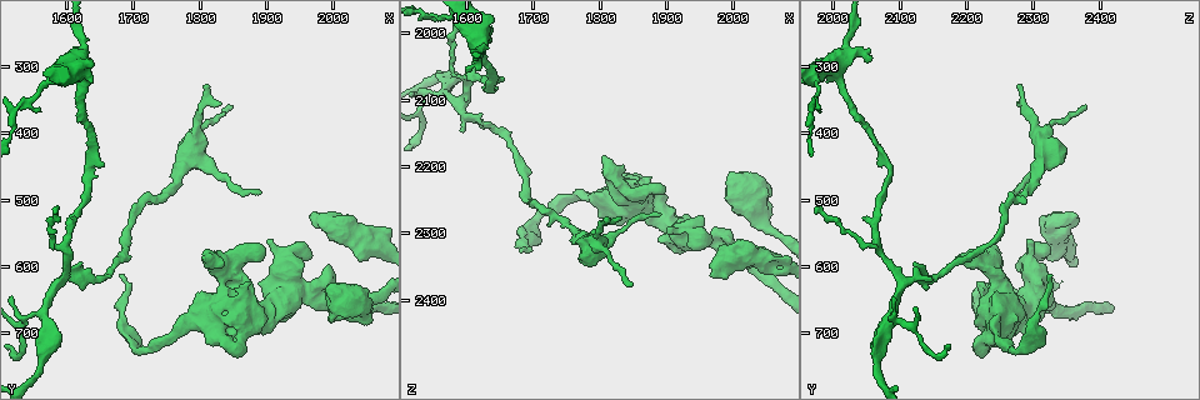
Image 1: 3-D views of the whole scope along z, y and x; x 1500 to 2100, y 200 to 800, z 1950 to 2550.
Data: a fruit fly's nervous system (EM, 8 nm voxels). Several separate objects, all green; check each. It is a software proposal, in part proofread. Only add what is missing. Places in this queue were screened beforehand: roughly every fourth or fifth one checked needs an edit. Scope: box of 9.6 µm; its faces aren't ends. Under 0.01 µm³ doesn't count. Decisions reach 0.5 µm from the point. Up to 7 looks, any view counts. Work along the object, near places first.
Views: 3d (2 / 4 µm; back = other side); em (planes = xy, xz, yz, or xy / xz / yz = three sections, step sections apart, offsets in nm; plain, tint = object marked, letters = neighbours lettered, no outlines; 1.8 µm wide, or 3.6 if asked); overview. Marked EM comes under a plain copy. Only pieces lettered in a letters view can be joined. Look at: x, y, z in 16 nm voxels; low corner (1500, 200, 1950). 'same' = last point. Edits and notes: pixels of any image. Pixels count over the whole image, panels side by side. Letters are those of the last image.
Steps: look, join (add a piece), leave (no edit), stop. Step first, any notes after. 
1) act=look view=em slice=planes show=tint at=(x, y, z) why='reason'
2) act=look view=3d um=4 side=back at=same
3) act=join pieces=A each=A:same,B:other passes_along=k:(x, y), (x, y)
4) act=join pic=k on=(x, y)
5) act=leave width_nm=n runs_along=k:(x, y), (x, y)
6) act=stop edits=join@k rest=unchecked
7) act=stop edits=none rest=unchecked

act=look view=em slice=planes show=letters at=(1600, 290, 2050) why='branch stops here'

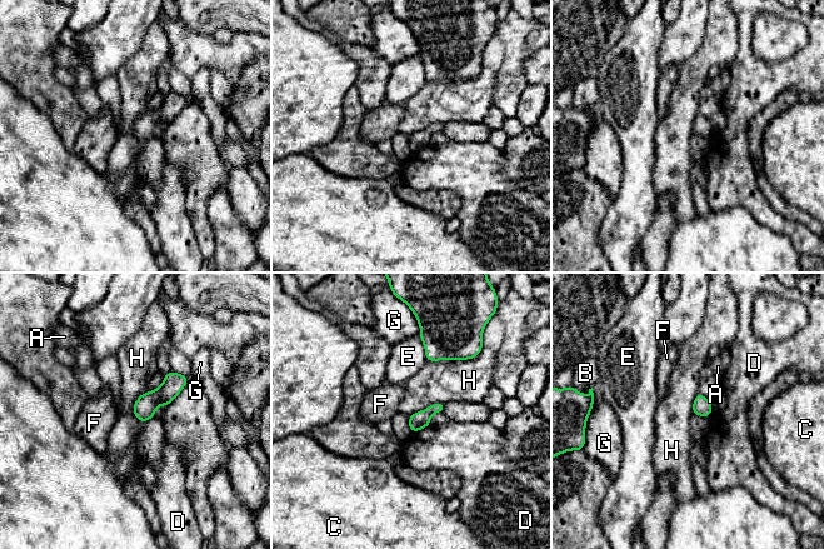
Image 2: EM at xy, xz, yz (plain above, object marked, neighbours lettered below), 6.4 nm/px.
act=leave each=A:other,B:other,C:other,D:other,E:other,F:other,G:other,H:other border=2:(477, 355), (469, 359), (428, 362) found='none of them fits'

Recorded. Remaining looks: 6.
act=look view=3d um=4 at=(1810, 325, 2275) why='thin end'

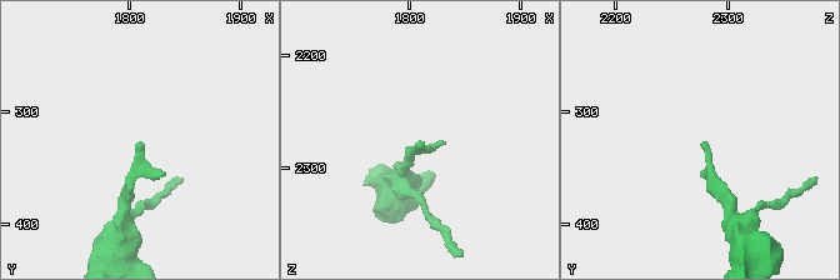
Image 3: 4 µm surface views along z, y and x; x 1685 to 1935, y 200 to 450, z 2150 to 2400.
act=look view=em slice=xz step=4 show=letters at=(1806, 328, 2280)

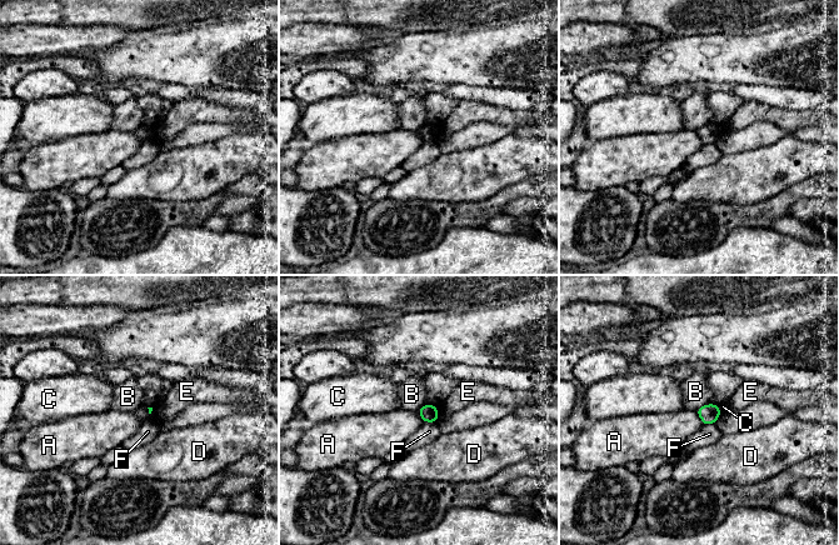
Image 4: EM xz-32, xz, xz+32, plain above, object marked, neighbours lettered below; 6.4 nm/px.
act=leave each=A:other,B:other,C:other,D:other,E:other,F:other border=4:(695, 411), (703, 424) found='none of them fits'

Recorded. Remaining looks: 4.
act=look view=em um=3.6 slice=planes show=letters at=(2060, 685, 2260) why='thick end'

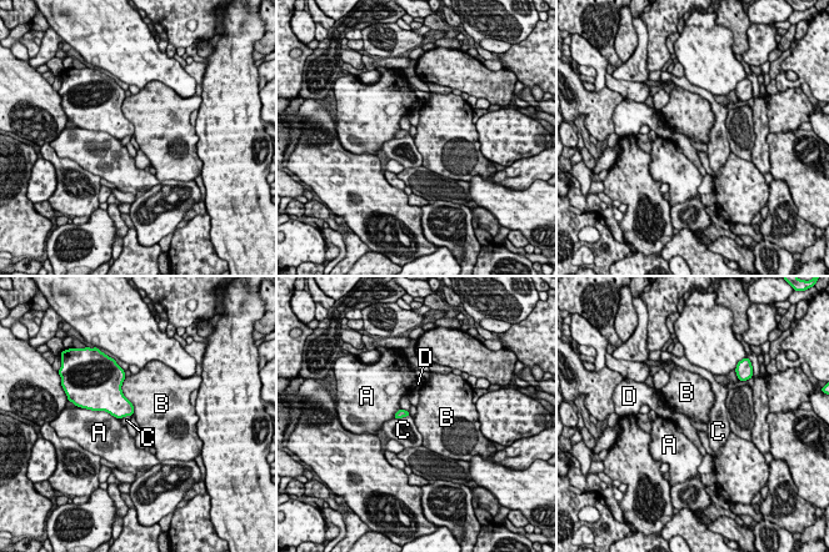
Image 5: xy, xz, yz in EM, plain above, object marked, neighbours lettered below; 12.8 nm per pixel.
act=leave each=A:other,B:other,C:other,D:other found='no lettered piece goes on from it'

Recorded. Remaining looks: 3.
act=stop edits=none rest=unchecked

